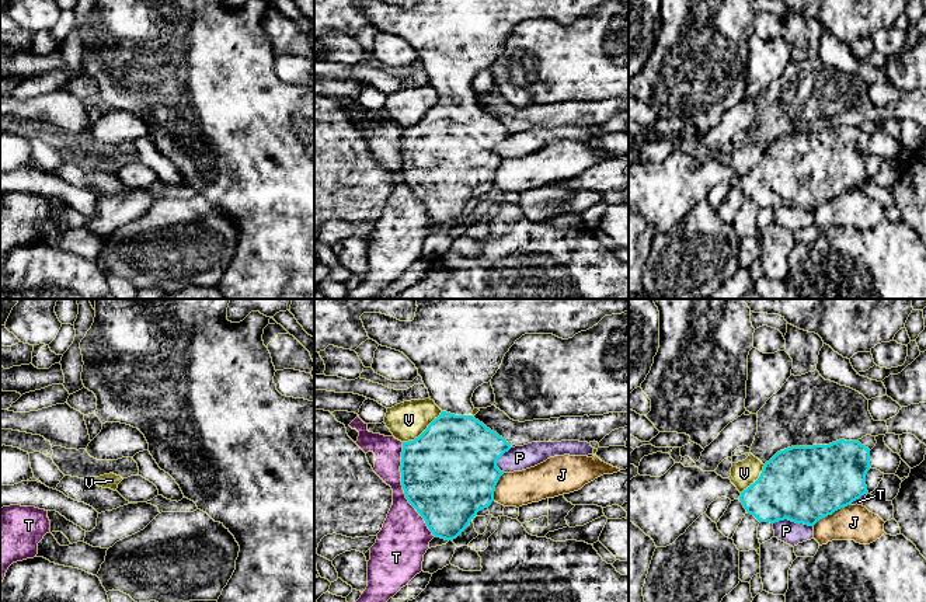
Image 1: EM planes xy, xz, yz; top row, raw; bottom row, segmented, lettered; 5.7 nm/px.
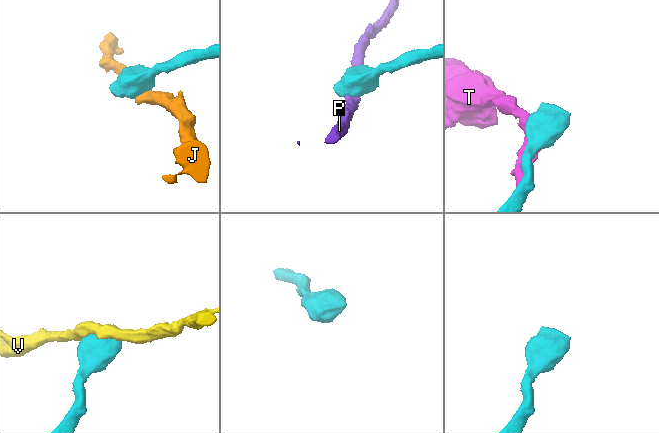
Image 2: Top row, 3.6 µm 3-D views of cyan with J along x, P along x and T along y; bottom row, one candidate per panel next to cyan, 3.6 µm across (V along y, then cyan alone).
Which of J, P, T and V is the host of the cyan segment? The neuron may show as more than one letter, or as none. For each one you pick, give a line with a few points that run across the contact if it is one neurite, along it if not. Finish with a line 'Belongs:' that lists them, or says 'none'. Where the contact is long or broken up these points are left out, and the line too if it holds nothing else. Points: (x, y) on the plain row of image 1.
Belongs: none

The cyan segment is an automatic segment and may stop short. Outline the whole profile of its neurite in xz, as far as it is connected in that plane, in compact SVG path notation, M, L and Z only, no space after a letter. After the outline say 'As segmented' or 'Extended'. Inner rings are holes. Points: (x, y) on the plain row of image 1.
M362 0L361 6L368 22L382 32L403 38L418 55L431 86L442 95L428 114L414 126L403 128L401 171L408 188L424 203L435 223L456 225L477 201L494 187L494 177L504 160L497 146L512 132L505 123L476 105L471 98L471 83L483 69L491 67L499 55L505 39L525 20L553 20L568 25L581 17L596 11L612 0L415 0L412 7L400 7L386 0Z. Extended

